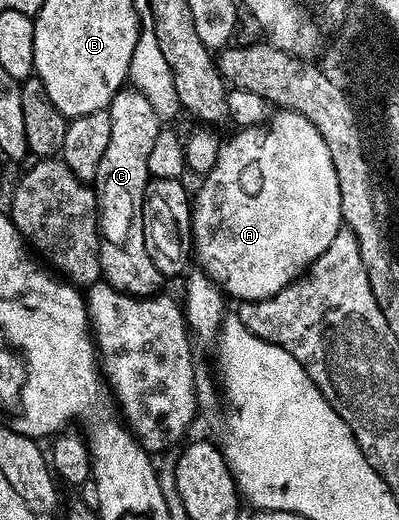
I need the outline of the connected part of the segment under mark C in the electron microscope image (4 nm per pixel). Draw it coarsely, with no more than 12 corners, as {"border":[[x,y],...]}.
{"border":[[133,87],[106,108],[93,182],[101,277],[132,297],[165,281],[143,193],[161,119]]}

